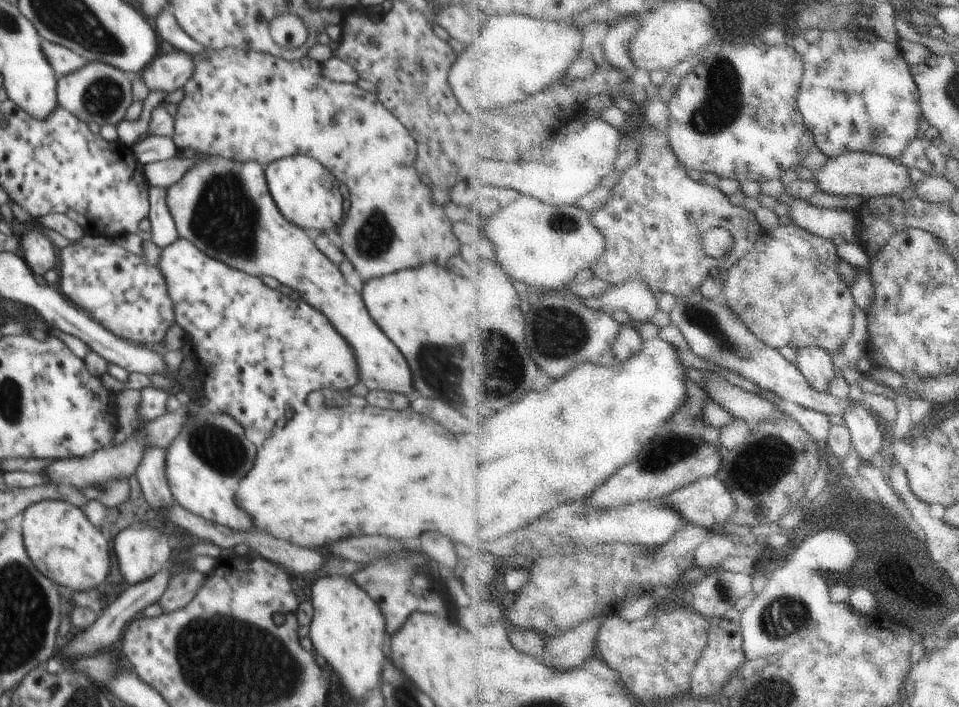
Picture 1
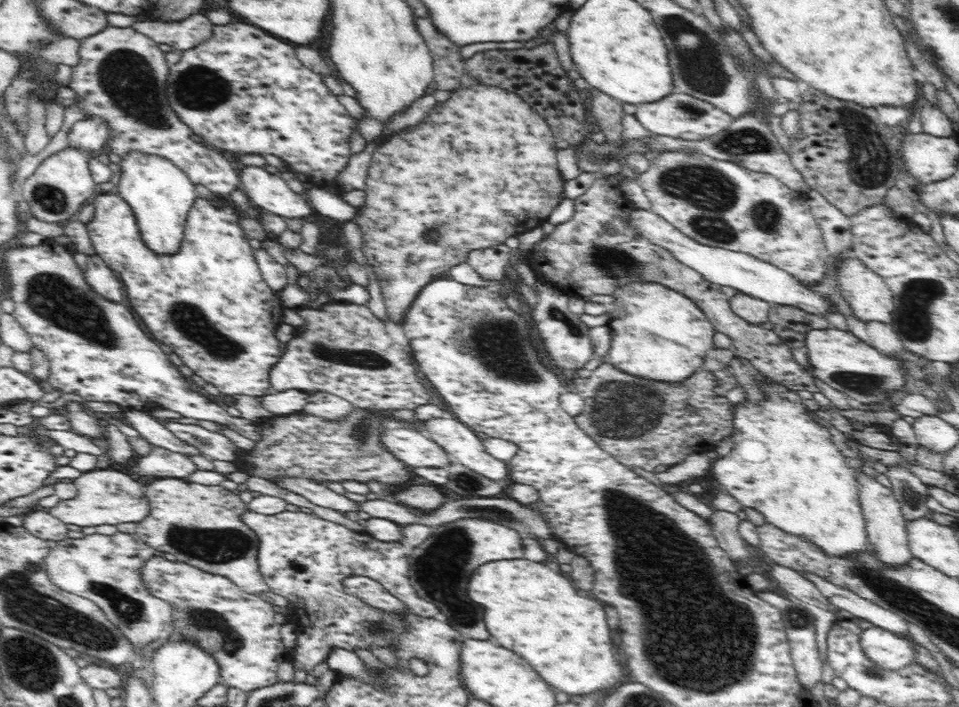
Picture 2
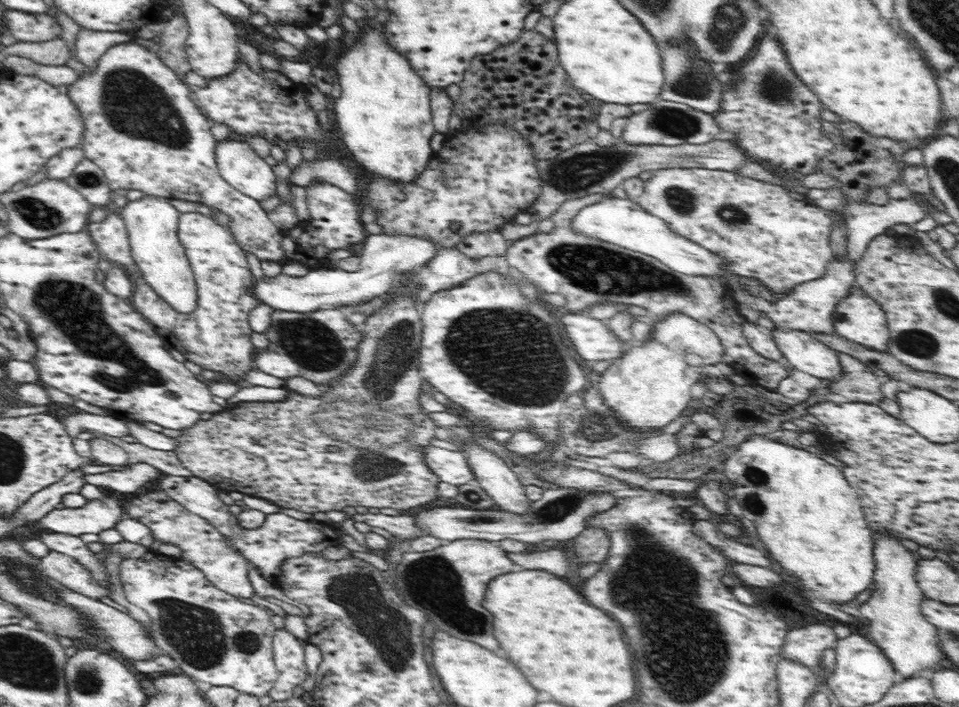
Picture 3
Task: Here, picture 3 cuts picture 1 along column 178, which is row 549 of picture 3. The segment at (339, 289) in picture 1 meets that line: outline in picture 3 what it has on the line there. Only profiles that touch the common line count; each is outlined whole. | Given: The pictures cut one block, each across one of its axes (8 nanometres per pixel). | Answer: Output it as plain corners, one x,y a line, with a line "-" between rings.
162,489
149,491
144,496
133,498
126,504
127,518
132,518
145,524
157,544
166,543
178,546
181,557
187,563
200,569
206,579
220,590
238,596
238,598
252,598
254,589
248,579
249,567
246,559
230,546
224,537
206,519
187,511
186,508
172,500

